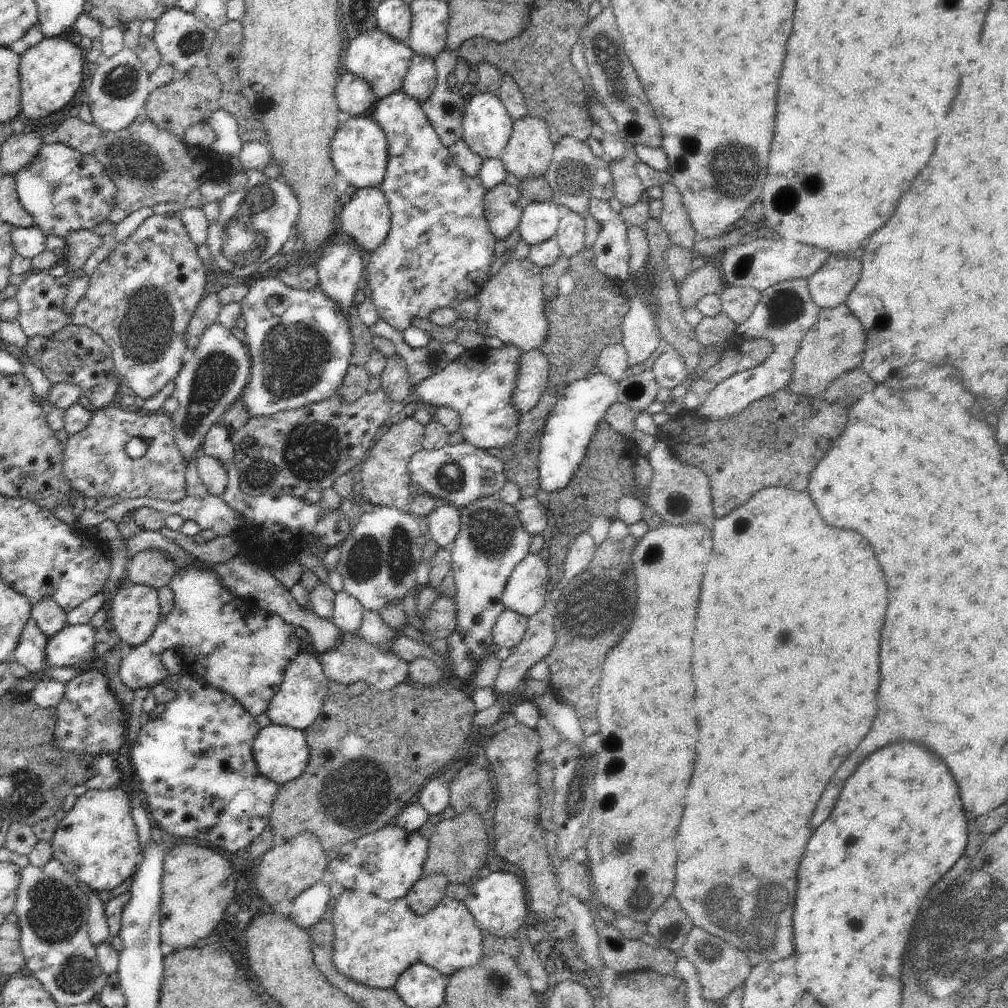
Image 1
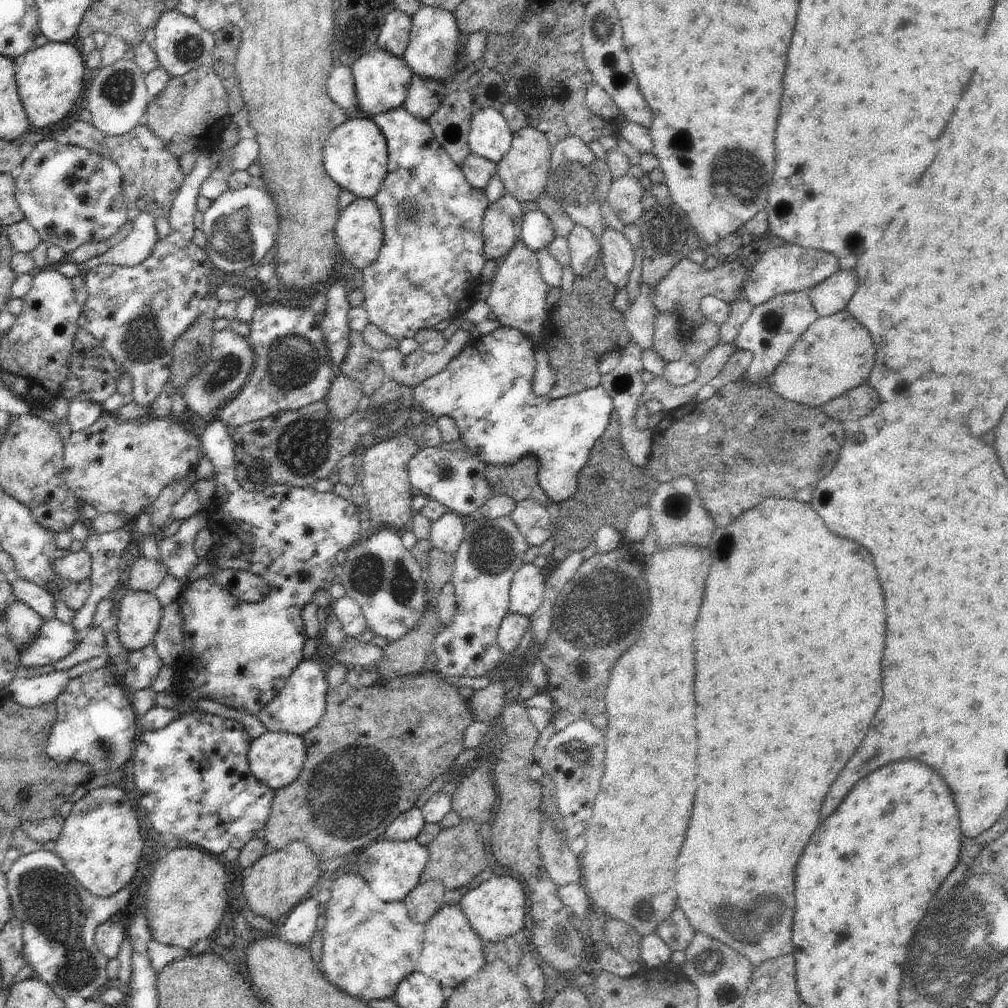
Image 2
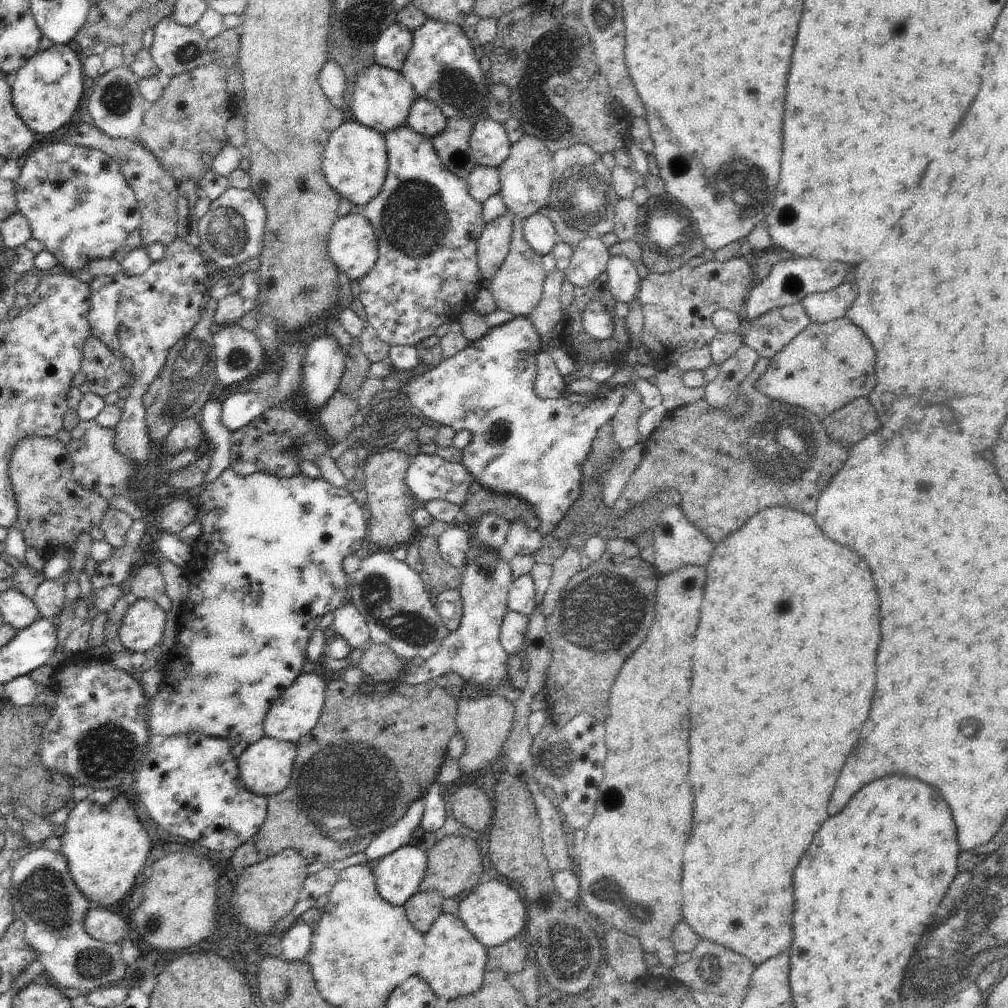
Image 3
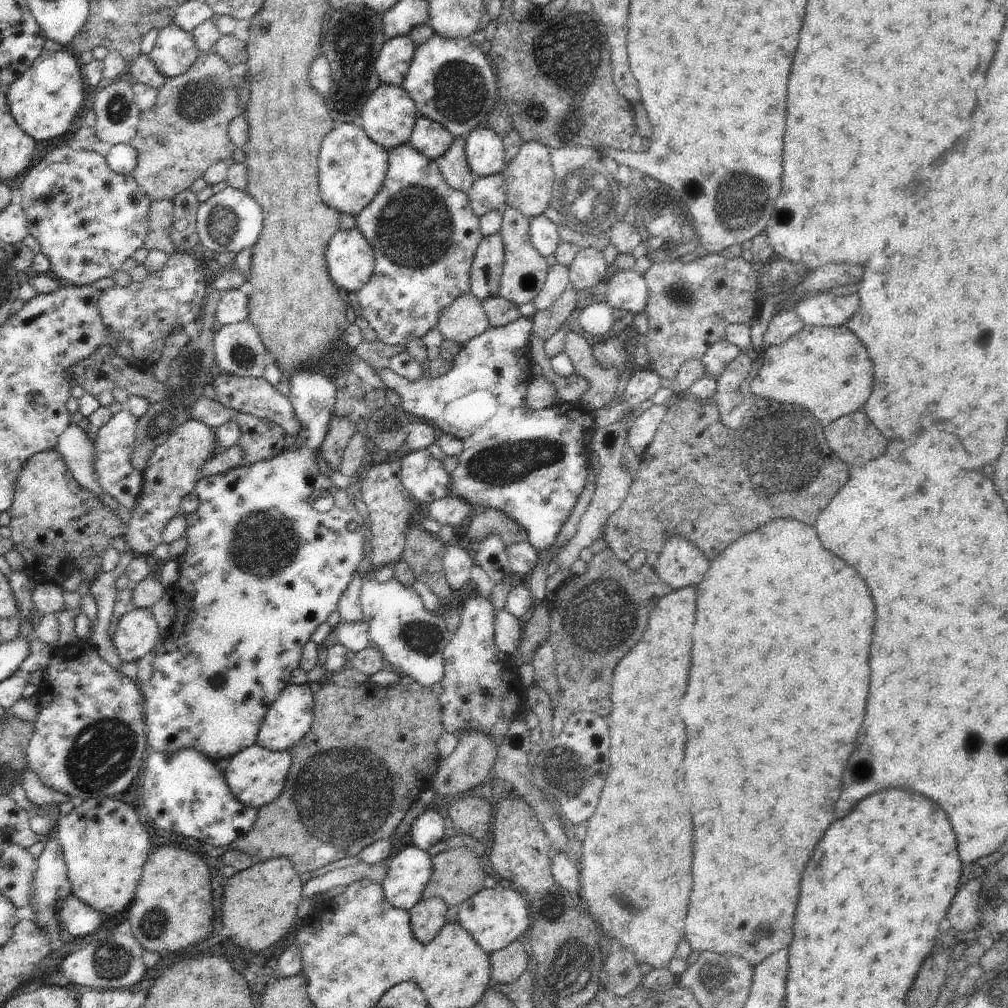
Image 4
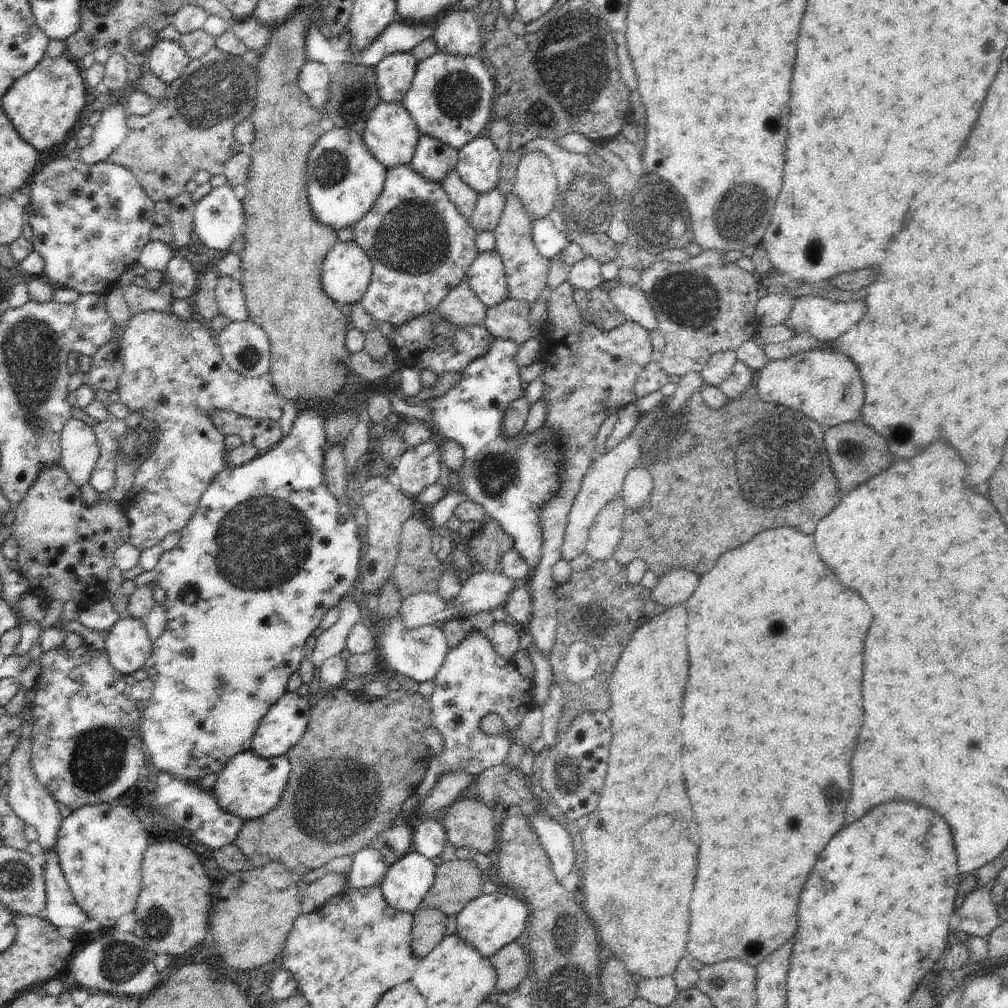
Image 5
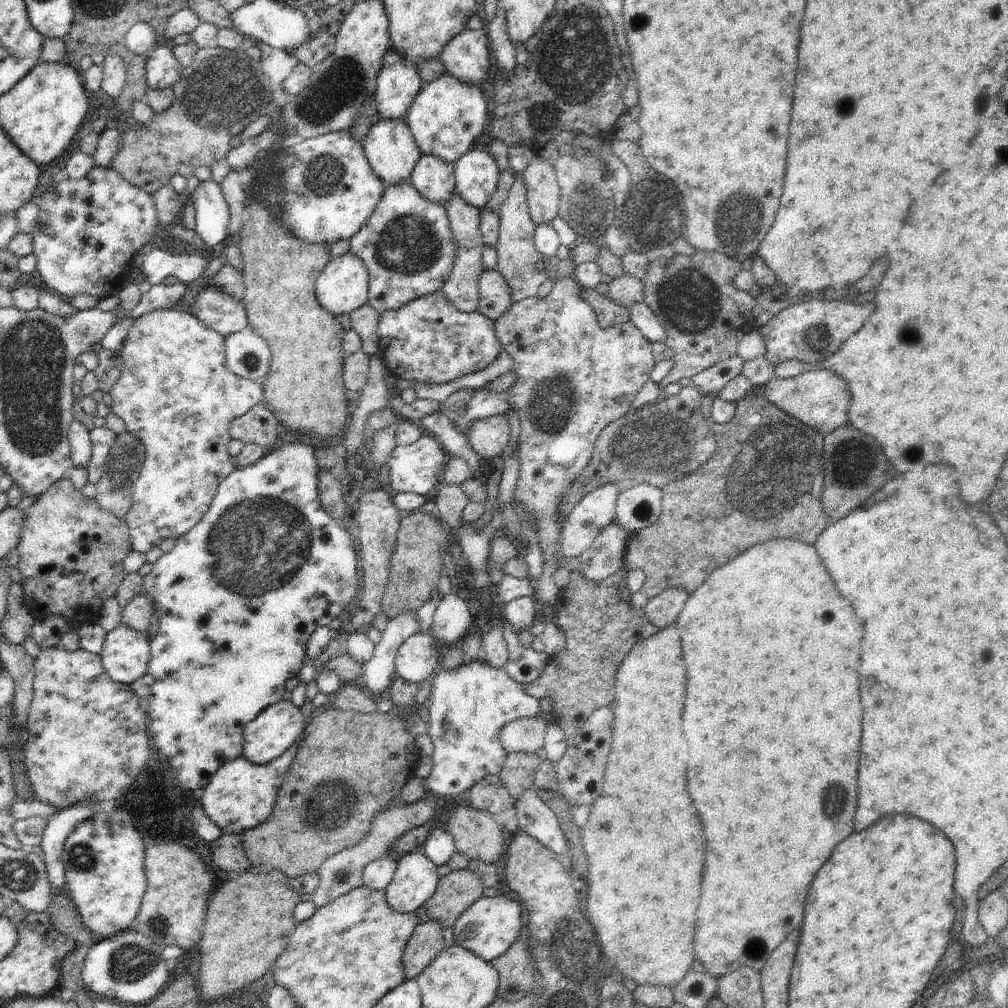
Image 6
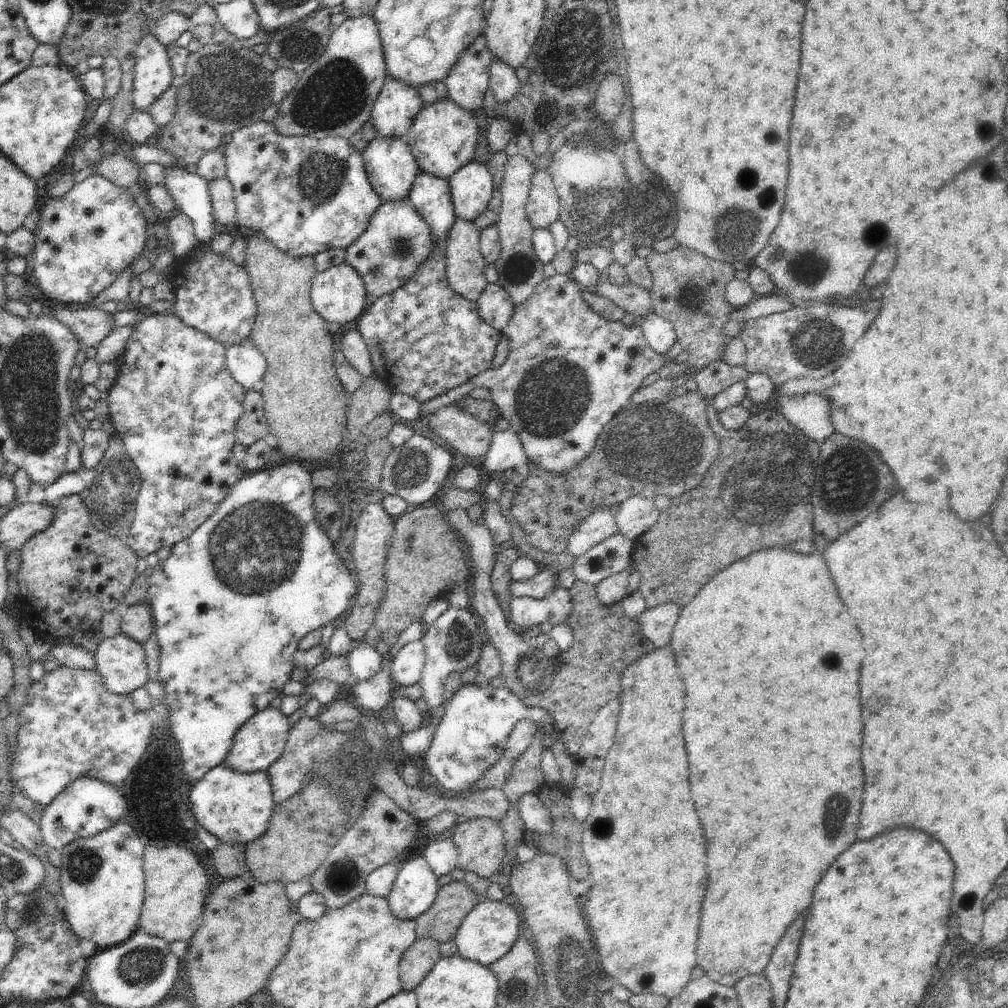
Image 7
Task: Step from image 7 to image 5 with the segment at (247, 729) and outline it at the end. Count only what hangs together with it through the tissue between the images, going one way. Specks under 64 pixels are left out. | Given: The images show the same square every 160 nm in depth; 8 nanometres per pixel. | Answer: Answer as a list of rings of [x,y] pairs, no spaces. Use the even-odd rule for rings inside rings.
[[[286,691],[276,704],[270,707],[263,719],[259,722],[252,737],[250,746],[258,756],[264,758],[286,755],[287,752],[302,738],[308,721],[310,720],[312,699],[301,697],[297,692]]]

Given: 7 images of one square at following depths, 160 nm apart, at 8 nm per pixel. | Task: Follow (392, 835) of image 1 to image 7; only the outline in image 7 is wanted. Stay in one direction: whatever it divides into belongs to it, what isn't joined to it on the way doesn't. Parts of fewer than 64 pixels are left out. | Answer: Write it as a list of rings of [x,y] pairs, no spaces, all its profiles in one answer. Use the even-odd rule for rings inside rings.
[[[424,856],[403,863],[397,872],[387,901],[399,919],[415,920],[428,910],[439,891],[437,876]]]

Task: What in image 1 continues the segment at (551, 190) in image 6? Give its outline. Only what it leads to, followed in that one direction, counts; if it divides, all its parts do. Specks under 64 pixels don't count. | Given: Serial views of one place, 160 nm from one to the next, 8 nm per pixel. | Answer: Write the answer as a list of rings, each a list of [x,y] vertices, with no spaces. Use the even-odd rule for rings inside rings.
[[[527,115],[513,122],[511,138],[499,159],[518,183],[526,178],[546,175],[554,146],[546,122]]]

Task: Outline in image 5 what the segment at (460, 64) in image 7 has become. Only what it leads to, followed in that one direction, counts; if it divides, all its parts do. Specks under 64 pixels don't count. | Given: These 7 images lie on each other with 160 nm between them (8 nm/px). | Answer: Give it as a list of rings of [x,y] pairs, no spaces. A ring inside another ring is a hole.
[[[478,10],[452,11],[433,32],[438,50],[452,56],[476,57],[485,46],[480,36],[482,18]]]

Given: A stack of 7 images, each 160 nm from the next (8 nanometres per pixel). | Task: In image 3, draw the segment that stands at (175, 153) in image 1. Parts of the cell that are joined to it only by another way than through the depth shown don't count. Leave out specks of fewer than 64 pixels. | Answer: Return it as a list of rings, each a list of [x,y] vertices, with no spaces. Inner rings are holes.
[[[83,123],[76,128],[76,132],[68,138],[67,143],[74,146],[82,145],[100,149],[119,162],[122,174],[135,192],[141,210],[142,224],[140,225],[140,231],[144,246],[149,247],[155,242],[161,242],[167,247],[174,242],[174,239],[177,238],[178,185],[161,165],[161,162],[147,148],[144,148],[135,136],[115,139],[99,131],[94,125]]]

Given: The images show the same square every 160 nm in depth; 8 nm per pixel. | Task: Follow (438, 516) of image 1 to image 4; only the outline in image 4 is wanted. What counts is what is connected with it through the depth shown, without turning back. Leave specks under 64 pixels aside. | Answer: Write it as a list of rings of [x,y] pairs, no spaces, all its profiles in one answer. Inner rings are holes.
[[[464,542],[446,546],[441,563],[446,574],[446,579],[454,593],[460,591],[468,582],[469,572],[475,566],[473,562],[473,552]]]

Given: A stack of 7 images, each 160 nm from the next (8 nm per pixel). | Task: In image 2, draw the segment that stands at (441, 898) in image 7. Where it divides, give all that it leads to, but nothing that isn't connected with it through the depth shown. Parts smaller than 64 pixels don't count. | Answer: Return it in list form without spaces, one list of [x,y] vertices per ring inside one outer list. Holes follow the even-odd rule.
[[[472,821],[455,827],[442,829],[438,836],[427,846],[429,859],[422,871],[420,882],[442,881],[445,890],[459,890],[470,884],[473,878],[486,868],[486,852],[478,828]]]

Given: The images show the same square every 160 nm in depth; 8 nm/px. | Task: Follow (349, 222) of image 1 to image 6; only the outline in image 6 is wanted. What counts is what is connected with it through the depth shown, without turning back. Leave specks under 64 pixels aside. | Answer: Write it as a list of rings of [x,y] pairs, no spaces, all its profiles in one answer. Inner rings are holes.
[[[352,251],[332,259],[315,282],[315,295],[322,308],[334,316],[350,314],[367,304],[369,272]]]

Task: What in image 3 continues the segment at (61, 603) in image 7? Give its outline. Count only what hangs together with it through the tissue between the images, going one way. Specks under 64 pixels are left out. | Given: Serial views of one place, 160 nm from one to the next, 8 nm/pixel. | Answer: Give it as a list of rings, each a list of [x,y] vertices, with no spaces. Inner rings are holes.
[[[26,437],[11,456],[9,477],[18,507],[16,526],[22,531],[27,548],[39,548],[46,560],[59,547],[72,547],[82,532],[98,528],[109,510],[103,496],[74,480],[72,467],[67,446],[56,437]]]

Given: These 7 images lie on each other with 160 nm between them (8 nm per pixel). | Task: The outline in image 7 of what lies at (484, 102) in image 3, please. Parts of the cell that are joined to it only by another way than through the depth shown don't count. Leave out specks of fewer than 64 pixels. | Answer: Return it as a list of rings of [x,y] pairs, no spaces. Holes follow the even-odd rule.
[[[449,98],[423,106],[406,134],[406,141],[420,173],[450,180],[454,173],[473,160],[474,149],[478,144],[478,124],[473,115]]]

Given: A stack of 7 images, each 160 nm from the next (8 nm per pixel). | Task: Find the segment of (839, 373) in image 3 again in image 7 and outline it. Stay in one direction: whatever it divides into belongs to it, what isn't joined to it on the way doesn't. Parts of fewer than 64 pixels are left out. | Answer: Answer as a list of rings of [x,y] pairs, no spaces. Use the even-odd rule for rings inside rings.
[[[817,394],[804,396],[778,396],[773,400],[774,406],[798,430],[801,430],[816,442],[824,442],[835,432],[830,420],[831,401]]]

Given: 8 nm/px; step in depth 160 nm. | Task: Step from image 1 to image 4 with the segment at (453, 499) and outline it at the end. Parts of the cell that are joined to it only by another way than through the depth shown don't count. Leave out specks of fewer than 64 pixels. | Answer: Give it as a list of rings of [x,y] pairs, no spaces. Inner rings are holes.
[[[426,450],[411,452],[401,460],[400,479],[419,504],[430,504],[450,497],[452,478],[439,462]]]

